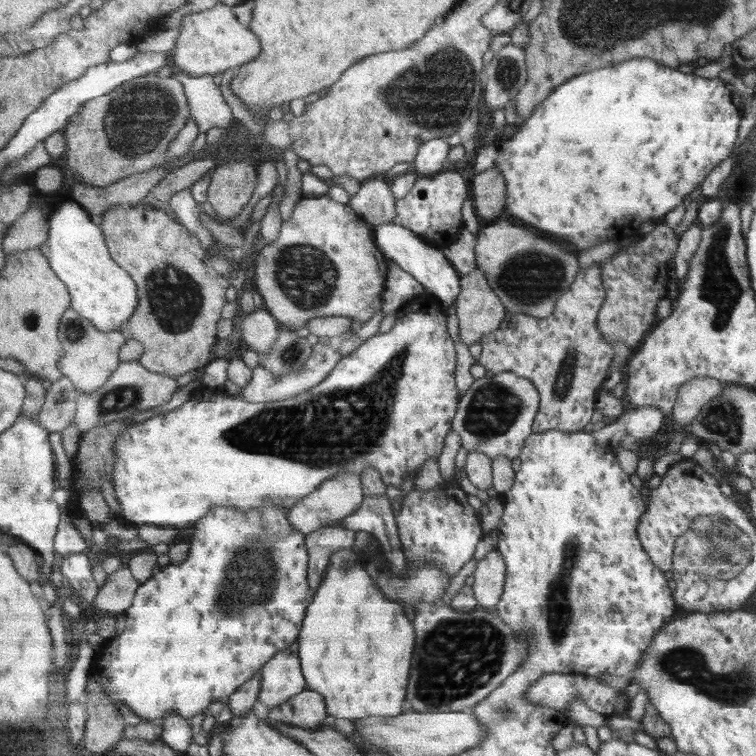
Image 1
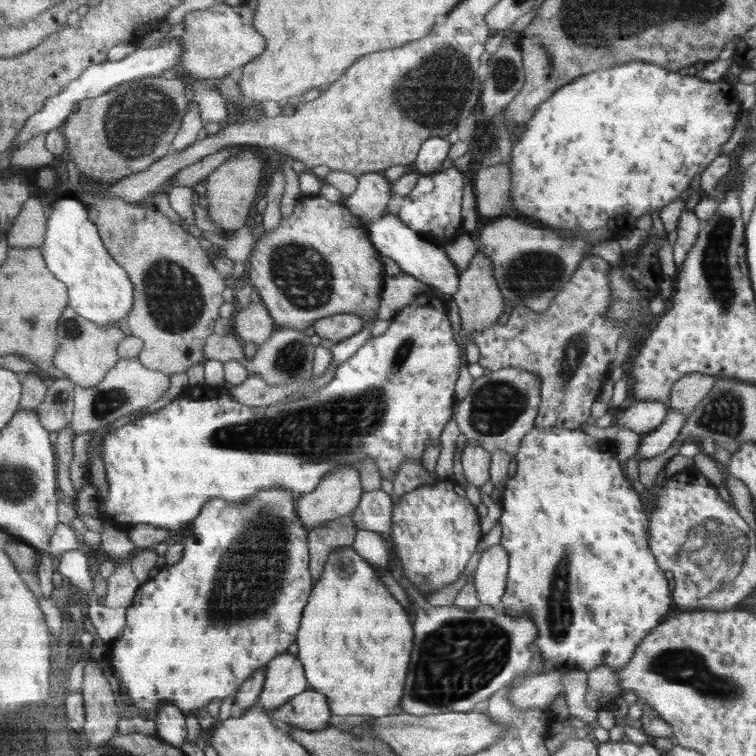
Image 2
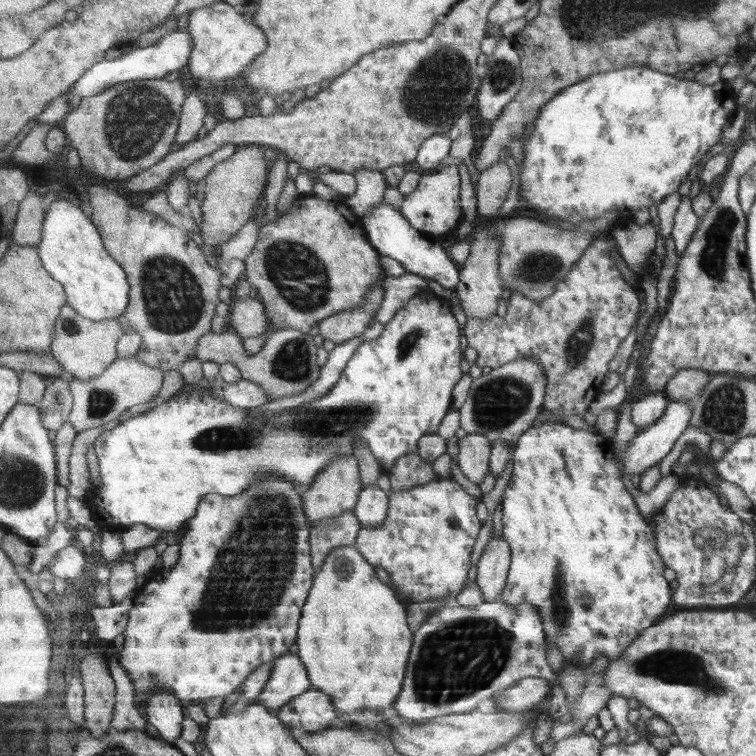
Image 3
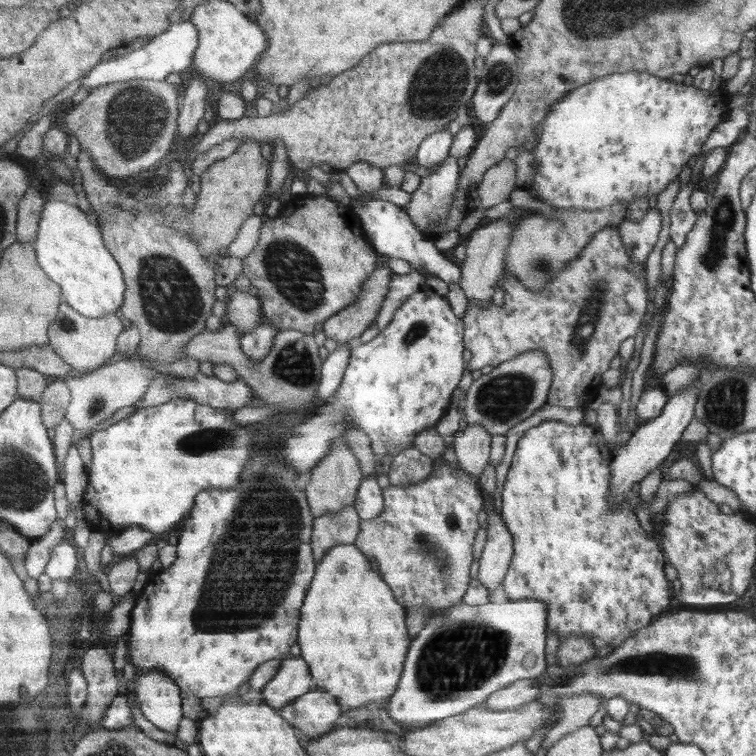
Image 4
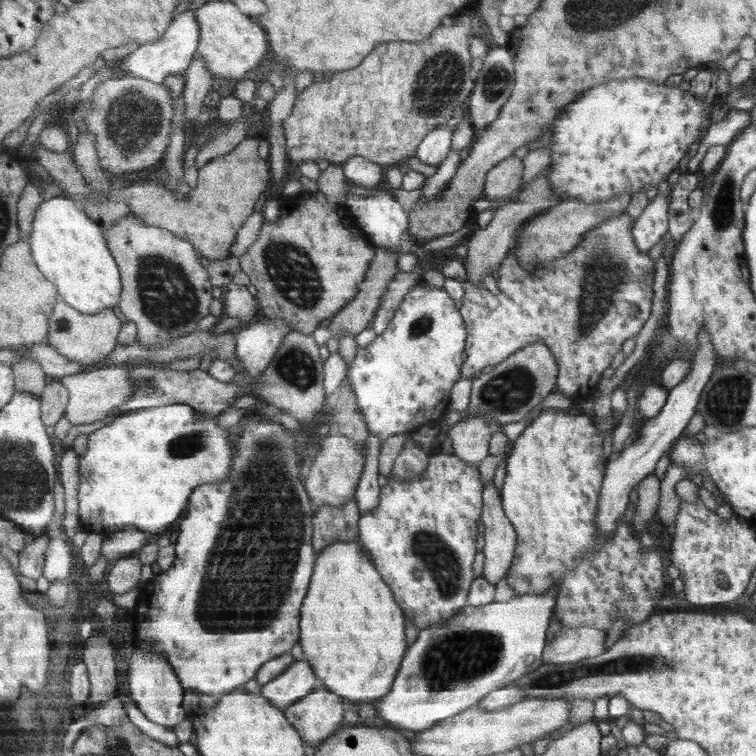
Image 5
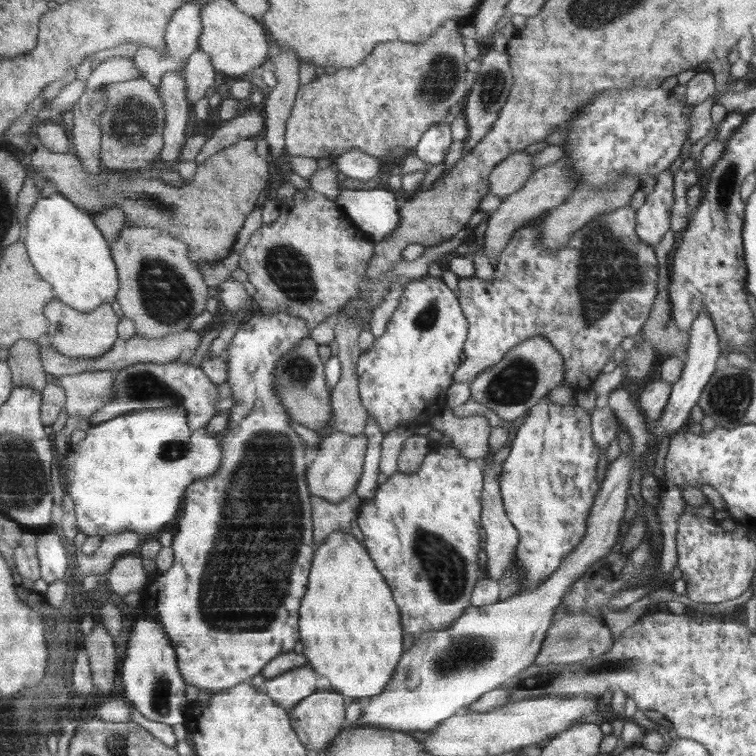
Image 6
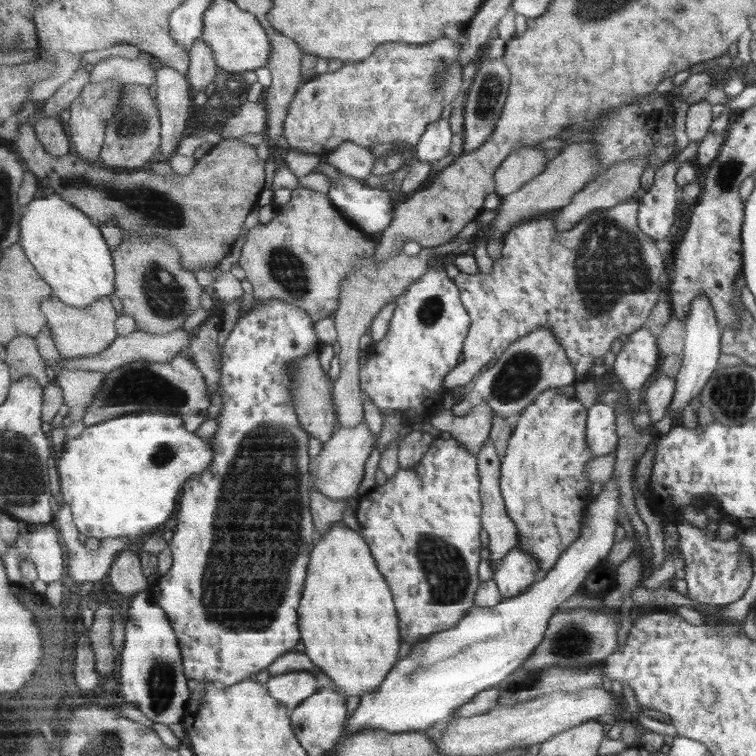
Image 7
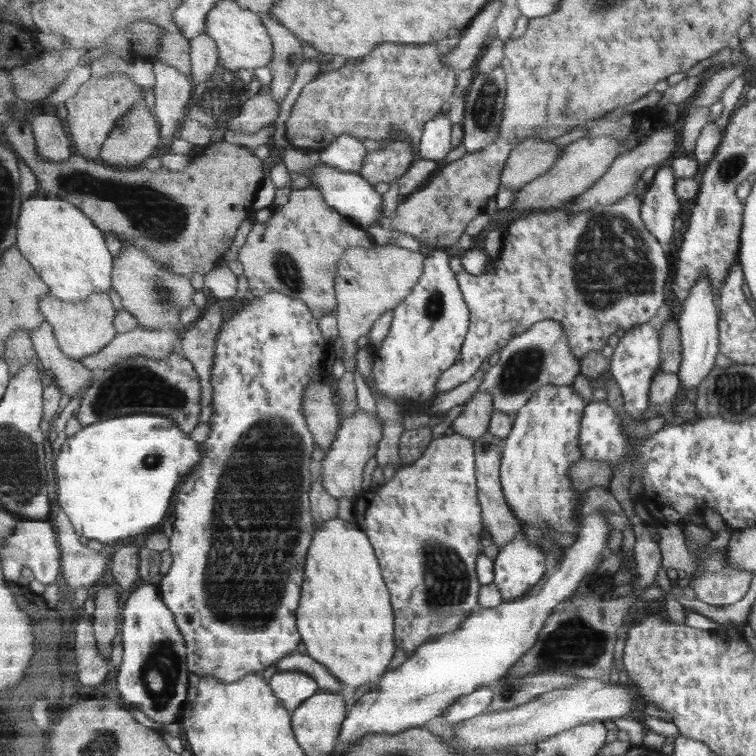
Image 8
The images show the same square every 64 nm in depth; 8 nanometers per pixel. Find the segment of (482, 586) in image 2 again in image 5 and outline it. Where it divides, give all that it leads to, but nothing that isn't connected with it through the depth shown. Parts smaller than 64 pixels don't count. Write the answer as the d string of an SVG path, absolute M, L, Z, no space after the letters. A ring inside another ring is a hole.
M493 483L485 485L483 497L481 522L484 560L480 576L489 584L496 584L506 575L511 566L516 534L512 524L504 515L500 495L495 491Z

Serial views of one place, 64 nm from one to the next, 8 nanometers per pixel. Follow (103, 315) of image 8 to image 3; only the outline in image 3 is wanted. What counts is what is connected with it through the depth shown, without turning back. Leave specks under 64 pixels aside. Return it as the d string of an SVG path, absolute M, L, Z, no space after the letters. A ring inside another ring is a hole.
M66 305L61 309L61 315L56 322L52 353L72 378L93 380L99 378L118 359L118 342L123 335L123 328L116 318L95 322Z

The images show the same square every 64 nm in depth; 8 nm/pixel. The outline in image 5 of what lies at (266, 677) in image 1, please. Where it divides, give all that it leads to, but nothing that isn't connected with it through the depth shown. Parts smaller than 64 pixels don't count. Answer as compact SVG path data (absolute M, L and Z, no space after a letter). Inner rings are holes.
M299 660L293 662L283 674L263 685L260 692L273 706L285 710L320 687L321 681L309 662Z

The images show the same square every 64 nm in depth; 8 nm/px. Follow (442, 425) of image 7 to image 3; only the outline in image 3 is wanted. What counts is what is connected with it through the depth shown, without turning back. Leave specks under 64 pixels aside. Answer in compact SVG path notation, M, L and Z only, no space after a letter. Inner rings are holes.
M466 434L457 440L457 463L463 476L479 484L488 471L491 444L483 434Z

